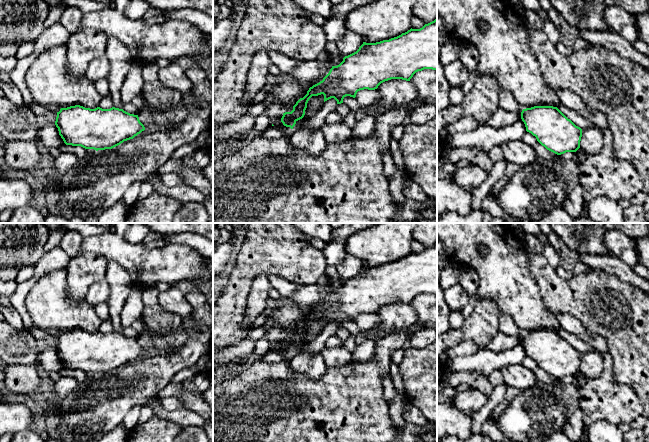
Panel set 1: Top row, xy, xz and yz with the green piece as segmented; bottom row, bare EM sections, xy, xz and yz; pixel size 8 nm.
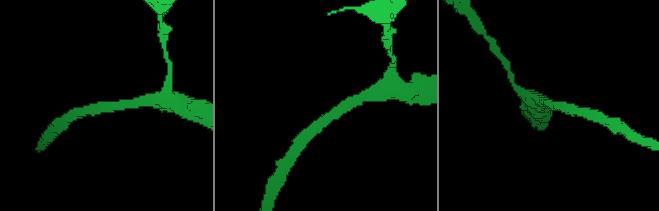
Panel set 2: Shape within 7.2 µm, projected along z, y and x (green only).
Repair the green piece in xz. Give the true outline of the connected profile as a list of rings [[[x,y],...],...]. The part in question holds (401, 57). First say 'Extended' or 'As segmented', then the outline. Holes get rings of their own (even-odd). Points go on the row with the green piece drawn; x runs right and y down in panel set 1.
As segmented. [[[437,18],[420,29],[411,28],[389,40],[376,43],[363,42],[356,52],[345,56],[339,65],[332,66],[322,81],[310,87],[307,94],[296,102],[291,112],[283,113],[281,122],[293,129],[296,122],[304,117],[307,103],[312,96],[323,94],[324,102],[334,98],[337,104],[341,104],[346,96],[355,98],[358,91],[375,90],[385,81],[391,79],[410,81],[416,72],[424,69],[437,70]]]

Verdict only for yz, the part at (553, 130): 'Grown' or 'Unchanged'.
Unchanged

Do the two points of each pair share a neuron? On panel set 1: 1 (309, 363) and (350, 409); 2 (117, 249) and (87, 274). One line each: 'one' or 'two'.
1: two
2: two

